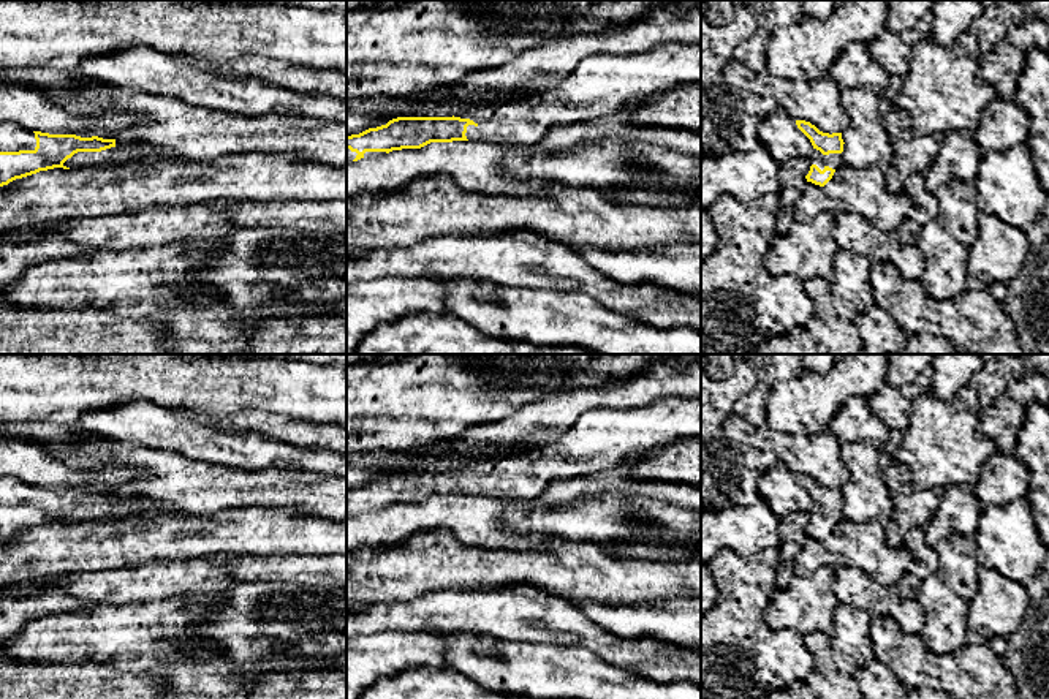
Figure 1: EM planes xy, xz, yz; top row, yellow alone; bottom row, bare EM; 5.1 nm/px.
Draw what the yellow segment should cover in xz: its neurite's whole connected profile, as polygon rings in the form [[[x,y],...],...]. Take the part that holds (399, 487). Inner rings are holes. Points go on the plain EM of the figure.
[[[665,397],[628,408],[584,411],[555,441],[521,454],[492,455],[476,468],[453,471],[397,471],[386,479],[347,490],[347,517],[392,504],[421,503],[430,497],[479,495],[494,500],[532,500],[557,479],[587,478],[619,470],[627,455],[668,446],[680,438],[701,438],[701,399]]]

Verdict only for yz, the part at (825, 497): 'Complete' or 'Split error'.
Split error

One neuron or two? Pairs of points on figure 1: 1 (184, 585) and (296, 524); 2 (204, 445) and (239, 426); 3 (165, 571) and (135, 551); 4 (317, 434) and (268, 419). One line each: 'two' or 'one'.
1: two
2: two
3: two
4: one

